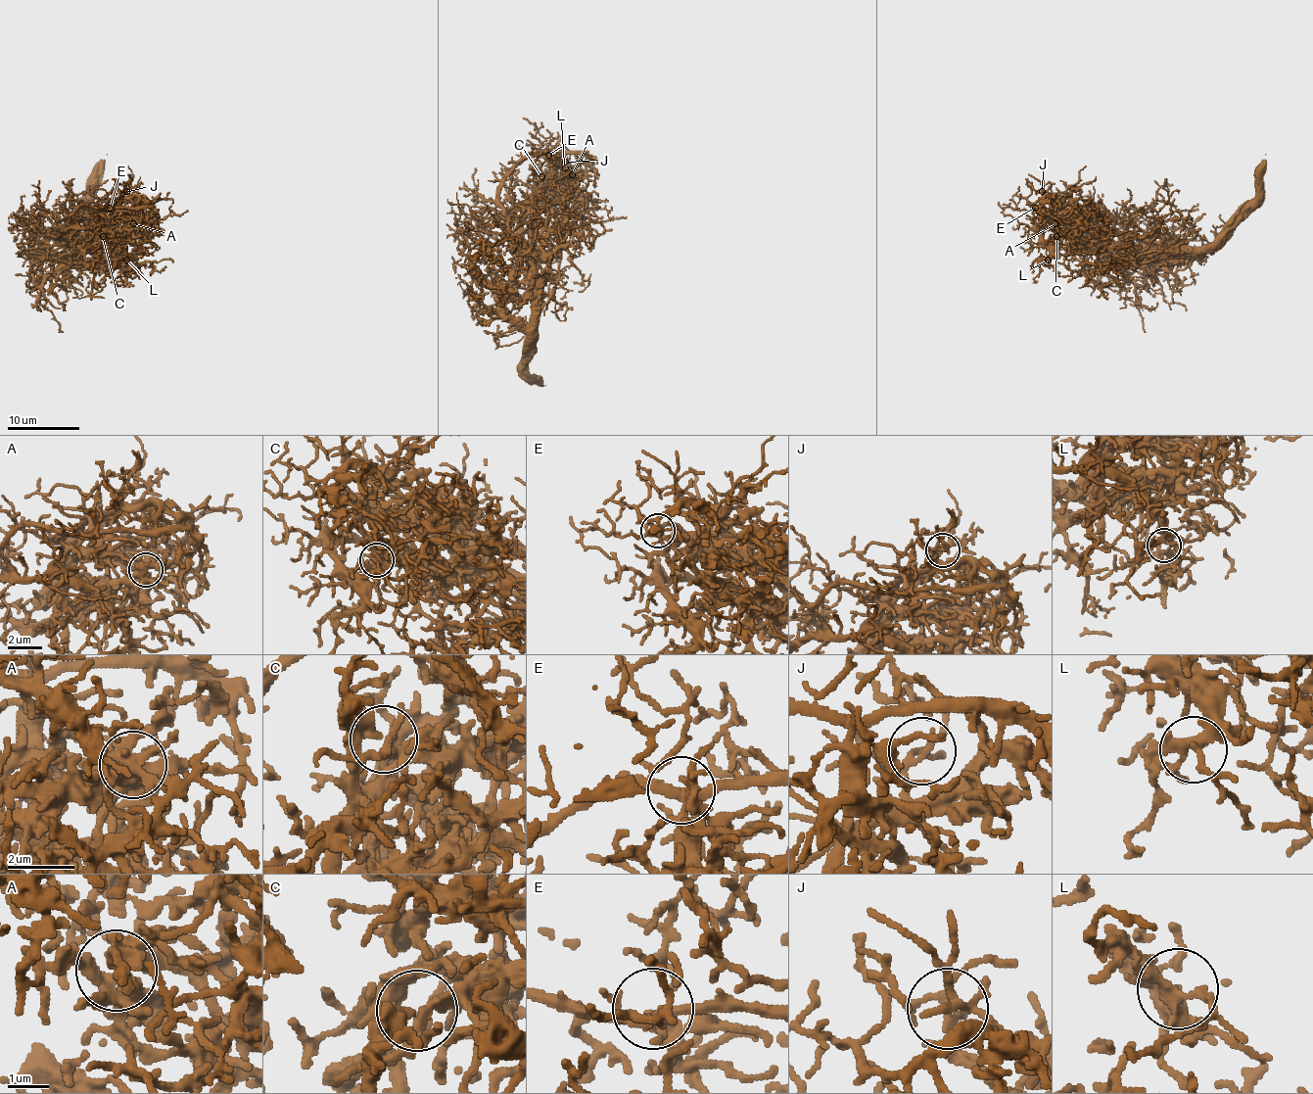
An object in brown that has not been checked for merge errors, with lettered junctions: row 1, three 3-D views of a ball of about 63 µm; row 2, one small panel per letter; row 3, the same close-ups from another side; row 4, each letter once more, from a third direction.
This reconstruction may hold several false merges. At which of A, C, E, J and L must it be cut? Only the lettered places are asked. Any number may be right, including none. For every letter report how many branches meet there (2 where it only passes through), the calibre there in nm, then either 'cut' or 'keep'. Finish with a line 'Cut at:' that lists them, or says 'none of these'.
A: 8 branches meet; 440 nm thick; keep
C: 3 branches meet; 240 nm thick; keep
E: 5 branches meet; 240 nm thick; keep
J: 4 branches meet; 150 nm thick; keep
L: 4 branches meet; 240 nm thick; keep
Cut at: none of these

